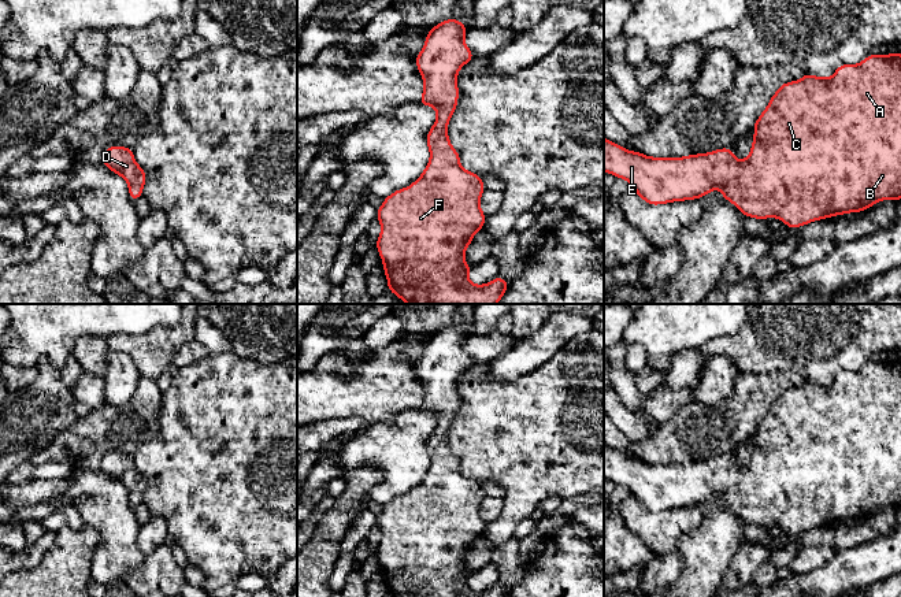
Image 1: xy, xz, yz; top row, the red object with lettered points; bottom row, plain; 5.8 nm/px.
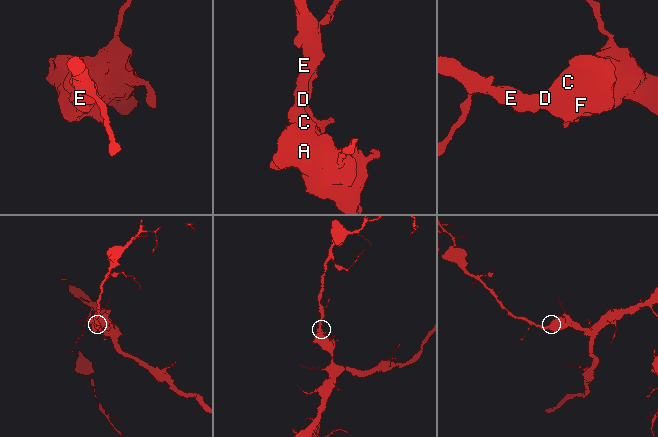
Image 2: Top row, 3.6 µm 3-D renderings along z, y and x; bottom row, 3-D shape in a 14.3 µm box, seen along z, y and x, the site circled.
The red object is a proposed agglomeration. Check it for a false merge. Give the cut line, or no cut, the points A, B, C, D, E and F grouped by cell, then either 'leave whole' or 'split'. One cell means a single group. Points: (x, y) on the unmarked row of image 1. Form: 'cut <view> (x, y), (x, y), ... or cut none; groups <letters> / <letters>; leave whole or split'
cut none; groups A B C D E F; leave whole

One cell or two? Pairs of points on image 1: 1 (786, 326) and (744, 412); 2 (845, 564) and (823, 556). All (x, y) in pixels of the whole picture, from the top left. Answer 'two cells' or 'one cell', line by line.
1: two cells
2: two cells

